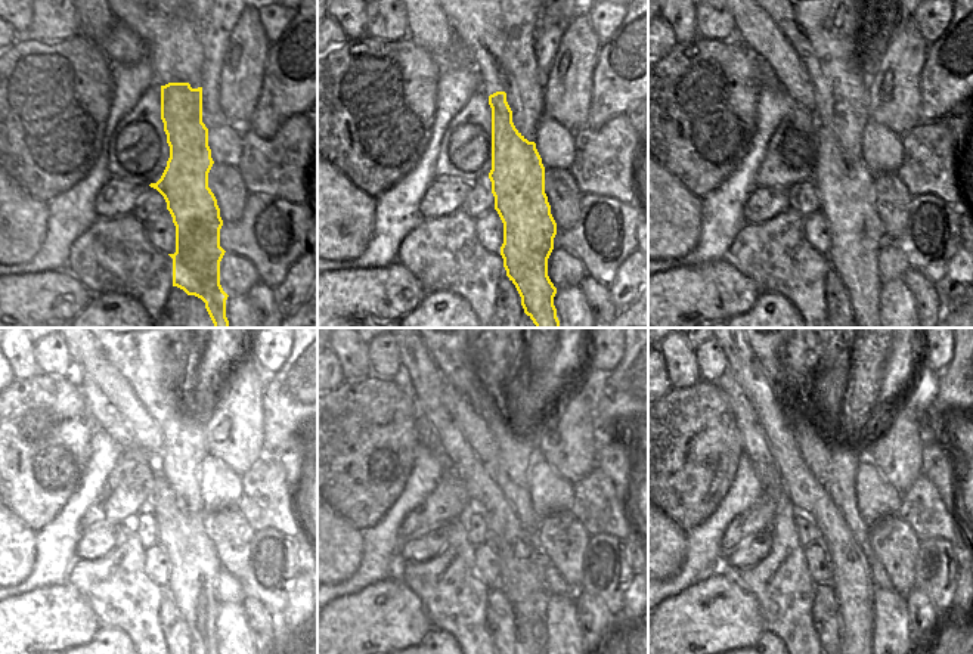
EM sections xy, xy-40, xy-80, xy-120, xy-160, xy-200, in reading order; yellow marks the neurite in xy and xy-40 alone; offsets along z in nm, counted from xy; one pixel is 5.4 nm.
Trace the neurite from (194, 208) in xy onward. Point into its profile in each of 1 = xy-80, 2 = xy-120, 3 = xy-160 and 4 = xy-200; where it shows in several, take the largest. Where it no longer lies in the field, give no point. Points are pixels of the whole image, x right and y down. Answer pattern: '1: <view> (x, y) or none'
1: xy-80 (846, 188)
2: xy-120 (194, 564)
3: xy-160 (523, 563)
4: xy-200 (863, 583)

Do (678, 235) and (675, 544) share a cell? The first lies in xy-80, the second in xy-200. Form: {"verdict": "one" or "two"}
{"verdict": "one"}

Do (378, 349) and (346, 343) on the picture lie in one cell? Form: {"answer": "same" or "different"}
{"answer": "different"}

